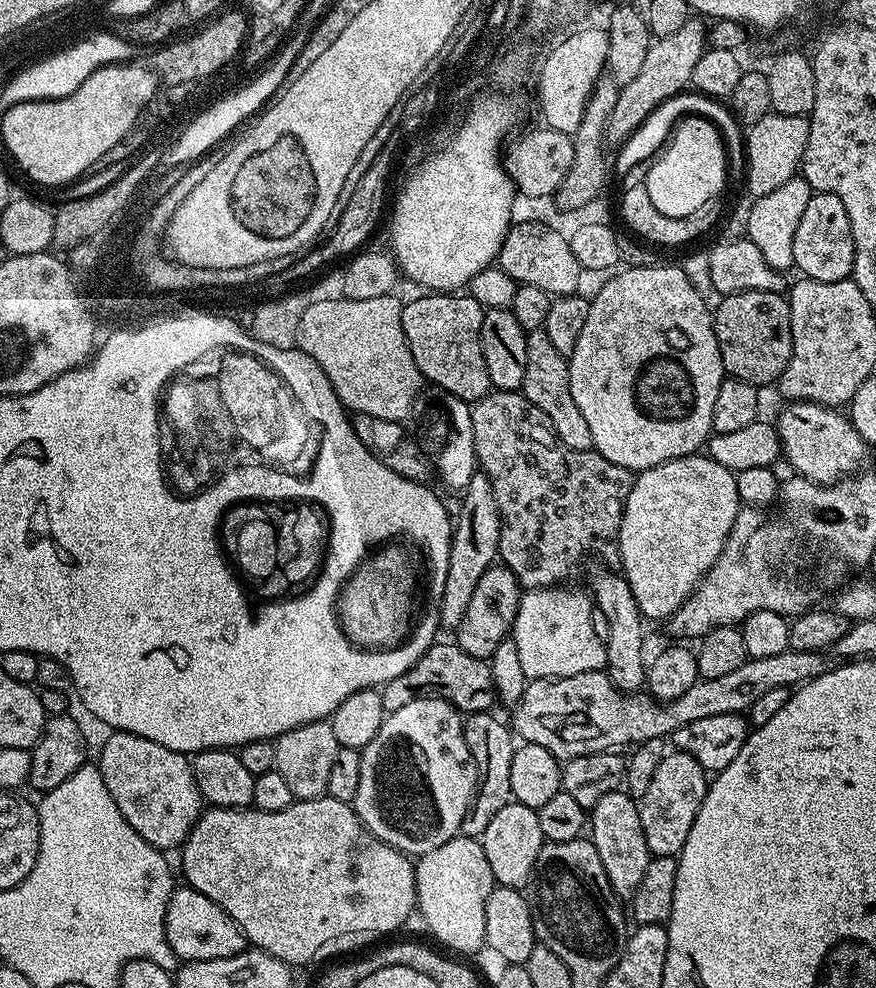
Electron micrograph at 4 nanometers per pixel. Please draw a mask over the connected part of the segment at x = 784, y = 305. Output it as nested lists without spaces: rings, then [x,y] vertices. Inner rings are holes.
[[[736,292],[714,308],[716,341],[729,377],[757,386],[775,385],[792,357],[790,306],[778,292]]]

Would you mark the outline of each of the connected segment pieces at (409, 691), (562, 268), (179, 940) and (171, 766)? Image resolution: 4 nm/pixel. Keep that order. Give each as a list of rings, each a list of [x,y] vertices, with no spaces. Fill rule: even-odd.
[[[455,642],[440,643],[433,643],[431,648],[421,654],[416,664],[410,666],[410,670],[398,674],[398,678],[383,685],[380,697],[385,713],[402,710],[402,706],[427,696],[439,696],[464,714],[487,712],[493,707],[492,703],[497,703],[496,690],[492,686],[491,663],[466,654],[466,650],[462,650]]]
[[[524,220],[521,224],[519,221],[513,223],[512,227],[508,229],[498,257],[498,267],[506,270],[506,274],[510,274],[510,278],[514,278],[517,284],[538,286],[538,290],[546,290],[548,295],[553,298],[573,295],[579,289],[576,287],[580,284],[580,276],[582,277],[578,258],[574,258],[568,245],[568,236],[565,233],[560,233],[556,228],[551,228],[548,224],[539,224],[536,220]]]
[[[187,886],[177,887],[166,906],[164,919],[166,942],[170,942],[172,953],[181,961],[213,960],[230,958],[245,951],[246,941],[240,927],[206,894]]]
[[[113,731],[111,735],[101,746],[98,759],[98,767],[106,782],[106,790],[110,790],[110,798],[114,798],[118,810],[122,810],[122,818],[126,818],[126,822],[130,822],[130,826],[134,826],[134,830],[142,834],[146,842],[150,842],[150,846],[161,850],[179,849],[202,811],[202,797],[194,782],[189,757],[182,752],[166,750],[166,746],[158,746],[158,742],[150,742],[150,738],[142,738],[133,732]]]

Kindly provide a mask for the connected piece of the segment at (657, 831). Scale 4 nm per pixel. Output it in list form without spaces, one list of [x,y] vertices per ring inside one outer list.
[[[669,751],[662,766],[650,781],[650,790],[639,797],[642,834],[646,834],[646,846],[652,856],[679,857],[686,838],[690,838],[690,826],[698,818],[698,810],[708,793],[710,780],[702,766],[685,752]]]

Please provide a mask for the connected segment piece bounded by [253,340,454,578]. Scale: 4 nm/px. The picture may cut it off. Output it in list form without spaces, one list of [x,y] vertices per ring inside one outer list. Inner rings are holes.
[[[254,340],[253,343],[257,347],[257,352],[265,353],[266,358],[274,358],[277,368],[280,368],[284,377],[289,380],[290,387],[296,389],[297,395],[305,401],[306,405],[315,407],[329,403],[325,415],[326,437],[324,437],[322,446],[323,453],[319,457],[321,490],[318,493],[318,499],[324,500],[324,504],[328,504],[328,508],[332,508],[330,519],[336,520],[336,540],[332,540],[332,560],[328,560],[328,569],[326,569],[330,572],[330,576],[336,578],[336,572],[344,570],[346,560],[355,565],[360,560],[360,552],[366,545],[372,544],[372,540],[401,530],[407,538],[415,538],[422,542],[428,540],[431,537],[430,534],[436,534],[437,540],[443,546],[440,552],[441,563],[447,566],[450,562],[450,550],[447,547],[452,541],[454,520],[451,515],[448,517],[447,506],[427,488],[429,485],[424,482],[406,480],[403,476],[394,474],[382,462],[378,462],[378,458],[374,458],[374,454],[370,454],[370,450],[366,450],[366,446],[362,446],[362,442],[358,442],[358,434],[354,434],[352,422],[344,403],[336,399],[336,391],[330,378],[326,378],[322,366],[318,366],[318,362],[314,362],[314,358],[310,358],[297,347],[279,349],[276,345],[258,340]]]

